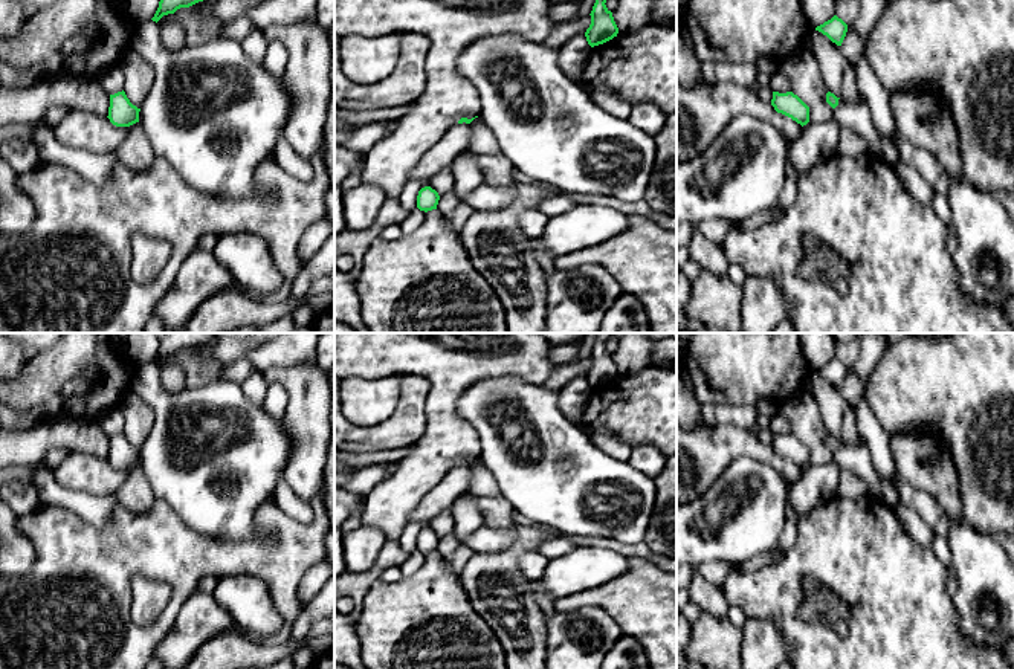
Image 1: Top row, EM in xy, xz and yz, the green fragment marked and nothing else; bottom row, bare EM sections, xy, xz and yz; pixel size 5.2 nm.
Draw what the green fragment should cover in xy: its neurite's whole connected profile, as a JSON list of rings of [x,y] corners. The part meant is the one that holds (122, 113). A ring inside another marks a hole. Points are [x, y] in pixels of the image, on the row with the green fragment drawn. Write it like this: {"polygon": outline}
{"polygon": [[[125,92],[110,95],[108,119],[116,127],[130,127],[139,122],[139,112],[136,105],[130,102]]]}

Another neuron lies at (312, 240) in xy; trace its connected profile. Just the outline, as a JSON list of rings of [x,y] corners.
[[[325,215],[312,226],[308,226],[298,241],[299,260],[304,264],[310,261],[333,232],[334,221],[331,221]]]

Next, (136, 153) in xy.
[[[139,122],[127,127],[127,136],[115,153],[122,165],[136,173],[150,170],[156,159],[154,150]]]

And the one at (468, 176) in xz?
[[[469,150],[455,157],[450,170],[455,179],[454,191],[461,202],[464,202],[466,197],[484,182],[484,176],[476,162],[476,154]]]

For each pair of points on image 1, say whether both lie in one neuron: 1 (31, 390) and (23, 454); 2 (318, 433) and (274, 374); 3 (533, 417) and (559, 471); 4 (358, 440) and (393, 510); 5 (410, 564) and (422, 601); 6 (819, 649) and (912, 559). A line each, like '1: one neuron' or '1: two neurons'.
1: two neurons
2: one neuron
3: one neuron
4: two neurons
5: two neurons
6: one neuron

